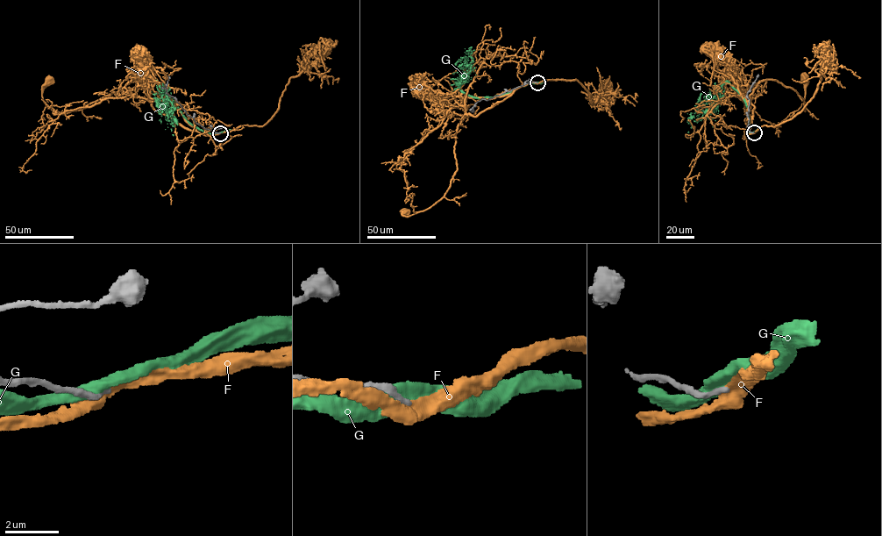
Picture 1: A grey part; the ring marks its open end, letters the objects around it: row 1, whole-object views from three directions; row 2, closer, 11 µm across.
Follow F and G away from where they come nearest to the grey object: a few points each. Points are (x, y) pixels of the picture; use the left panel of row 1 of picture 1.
F: (219, 132), (190, 131), (159, 112), (148, 88), (138, 82), (80, 110), (54, 111), (42, 96), (47, 82)
G: (219, 133), (188, 120), (164, 84), (173, 101), (168, 110), (173, 124), (176, 120), (174, 135)

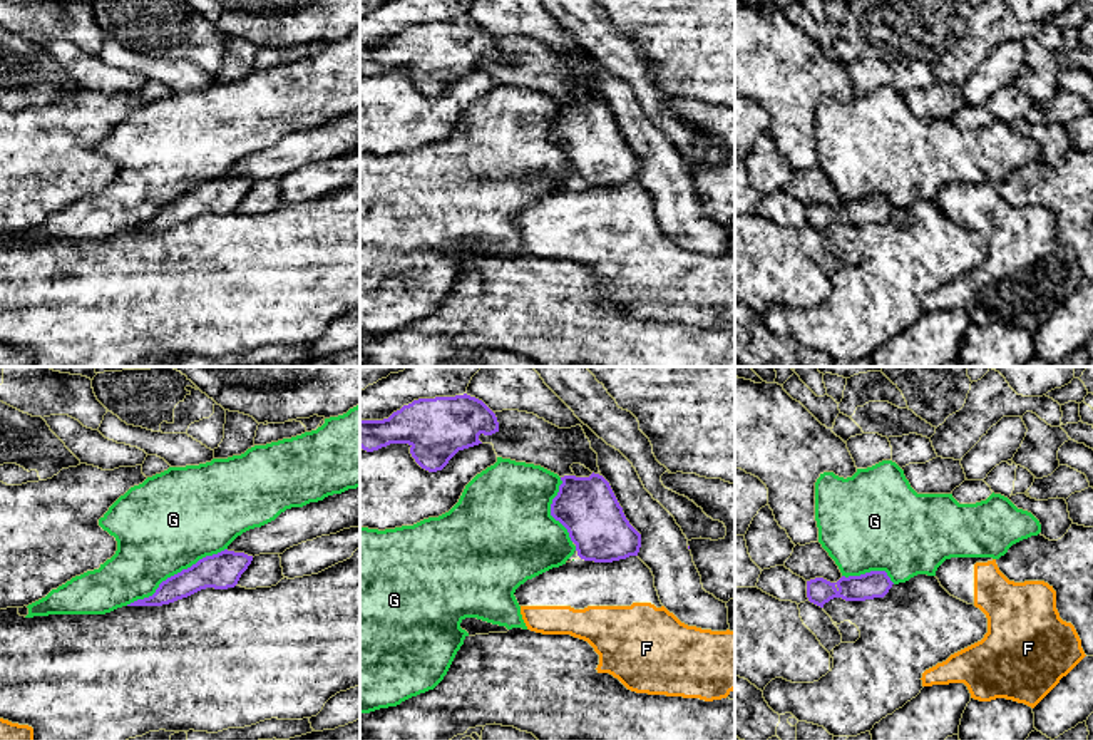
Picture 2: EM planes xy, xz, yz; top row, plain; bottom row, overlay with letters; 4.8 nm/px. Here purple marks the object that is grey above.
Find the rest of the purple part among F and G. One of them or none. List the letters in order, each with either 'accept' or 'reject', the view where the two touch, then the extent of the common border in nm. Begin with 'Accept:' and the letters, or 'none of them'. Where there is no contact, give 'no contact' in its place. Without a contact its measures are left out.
Accept: none of them
F: reject | no contact
G: reject | xy | 550 nm

